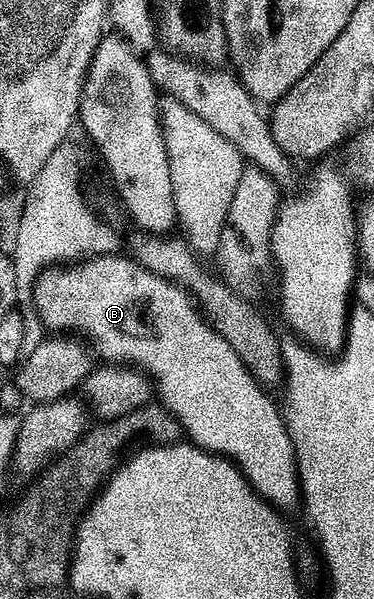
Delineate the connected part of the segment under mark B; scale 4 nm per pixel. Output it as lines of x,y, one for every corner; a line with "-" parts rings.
112,253
110,255
92,255
91,258
76,262
74,265
59,265
54,269
48,269
39,276
39,280
33,288
33,308
34,314
37,316
44,328
51,333
74,333
76,336
83,337
87,334
88,342
93,348
94,354
99,355
100,360
106,361
111,365
130,365
139,368
140,371
151,376
154,386
157,388
157,399
162,406
168,411
173,412
177,417
177,421
183,427
186,438
192,443
196,443
199,447
204,447
206,451
211,451
215,455
221,455
225,459
231,460
232,463
238,465
243,474
246,475
251,486
259,492
261,498
266,499
272,507
276,509
284,509
283,507
291,507
300,502
301,492
299,489
299,465
295,462
295,450
291,444
291,438
287,432
287,425
283,422
283,413
278,402
275,403
266,395
264,384
260,383
251,375
251,371
241,361
241,357
237,357
237,353
233,353
233,345
229,345
229,341
225,341
225,337
221,337
211,328
210,323
203,318
198,306
193,302
192,296
188,294
179,284
171,282
170,279
164,279
161,275
155,275
148,267
142,267
141,264
135,262
134,259
126,254

